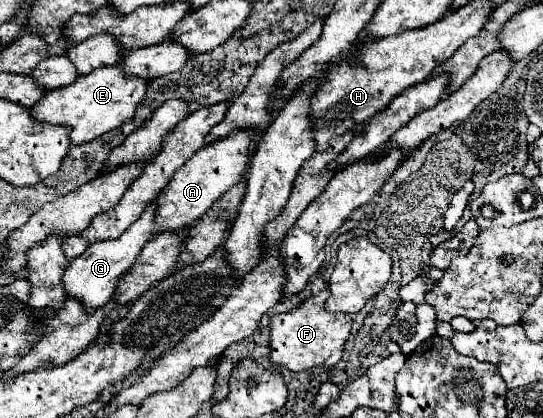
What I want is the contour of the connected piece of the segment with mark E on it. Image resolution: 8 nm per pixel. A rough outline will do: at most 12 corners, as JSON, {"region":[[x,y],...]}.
{"region":[[97,68],[33,106],[91,142],[135,116],[149,82]]}

